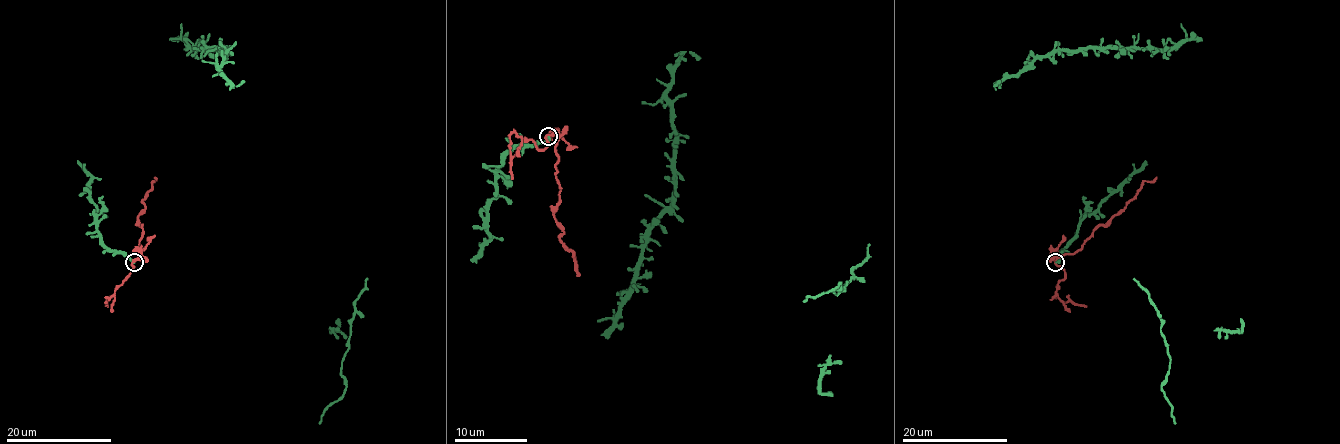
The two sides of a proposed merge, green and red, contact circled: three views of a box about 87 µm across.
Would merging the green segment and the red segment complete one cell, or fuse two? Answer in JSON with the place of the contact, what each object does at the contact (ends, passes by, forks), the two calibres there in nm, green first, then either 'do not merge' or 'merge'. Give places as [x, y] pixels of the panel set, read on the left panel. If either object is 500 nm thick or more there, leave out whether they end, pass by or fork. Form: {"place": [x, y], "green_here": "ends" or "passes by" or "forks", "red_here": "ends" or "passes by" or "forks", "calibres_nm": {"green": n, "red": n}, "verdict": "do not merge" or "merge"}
{"place": [134, 262], "green_here": "ends", "red_here": "passes by", "calibres_nm": {"green": 440, "red": 240}, "verdict": "do not merge"}

